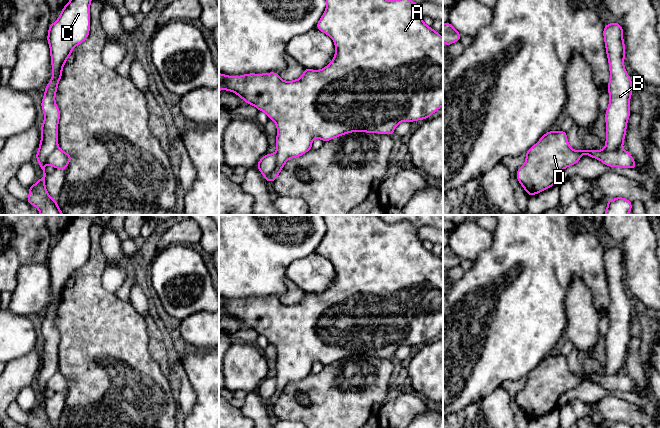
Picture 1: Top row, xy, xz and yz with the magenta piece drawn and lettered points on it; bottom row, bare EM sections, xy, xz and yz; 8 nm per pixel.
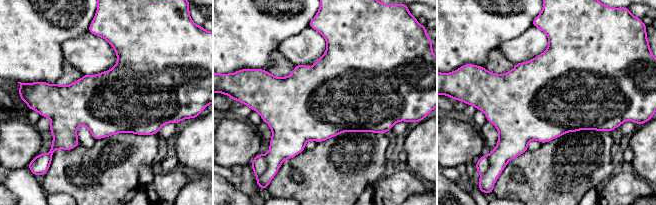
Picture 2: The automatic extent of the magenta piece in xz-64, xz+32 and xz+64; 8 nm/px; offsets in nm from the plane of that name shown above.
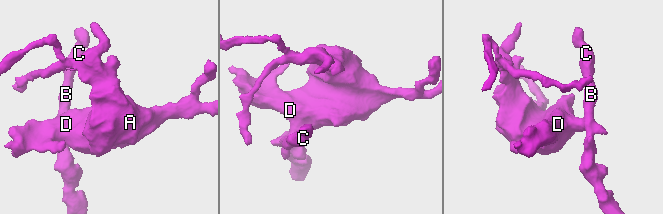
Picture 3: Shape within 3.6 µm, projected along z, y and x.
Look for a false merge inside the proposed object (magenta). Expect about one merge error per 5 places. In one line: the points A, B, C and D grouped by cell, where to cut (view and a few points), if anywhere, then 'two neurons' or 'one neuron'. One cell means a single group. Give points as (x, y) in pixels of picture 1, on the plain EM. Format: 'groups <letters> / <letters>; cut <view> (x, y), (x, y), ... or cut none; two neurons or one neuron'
groups A D / B C; cut xz (275, 377), (275, 391), (265, 401); two neurons

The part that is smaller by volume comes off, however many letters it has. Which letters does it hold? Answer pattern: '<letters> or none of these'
B, C

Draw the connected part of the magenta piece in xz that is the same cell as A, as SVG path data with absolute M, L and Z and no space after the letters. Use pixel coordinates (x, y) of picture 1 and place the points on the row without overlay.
M323 215L323 217L327 229L316 252L330 260L336 272L334 283L326 291L321 294L304 292L303 299L294 305L284 305L276 296L263 298L250 297L241 300L227 300L219 297L219 315L227 314L237 318L247 328L255 330L258 335L265 336L269 344L274 345L277 350L277 374L275 376L276 391L265 401L266 406L274 406L283 390L290 382L300 381L312 373L312 365L315 362L320 362L322 365L326 366L351 356L392 359L396 350L402 345L413 346L428 343L430 339L443 330L443 261L438 256L434 255L432 251L427 250L423 246L418 236L418 228L406 221L387 224L377 215Z

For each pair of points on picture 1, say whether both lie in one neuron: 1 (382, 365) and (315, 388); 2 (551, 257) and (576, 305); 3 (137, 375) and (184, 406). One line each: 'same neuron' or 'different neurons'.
1: same neuron
2: different neurons
3: different neurons

